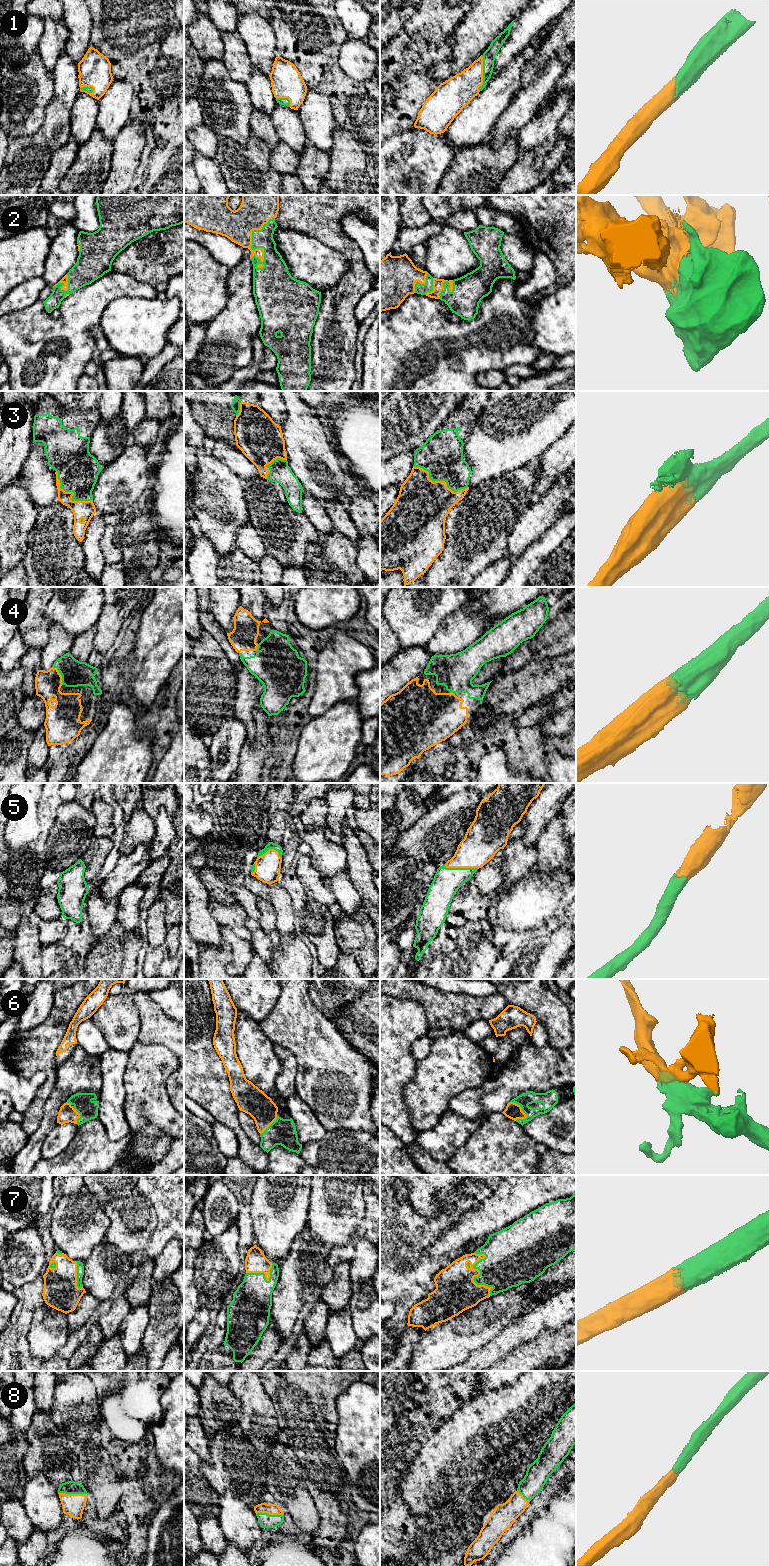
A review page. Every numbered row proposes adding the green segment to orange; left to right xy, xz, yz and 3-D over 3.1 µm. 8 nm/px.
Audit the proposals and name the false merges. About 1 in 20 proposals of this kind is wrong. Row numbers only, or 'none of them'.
none of them

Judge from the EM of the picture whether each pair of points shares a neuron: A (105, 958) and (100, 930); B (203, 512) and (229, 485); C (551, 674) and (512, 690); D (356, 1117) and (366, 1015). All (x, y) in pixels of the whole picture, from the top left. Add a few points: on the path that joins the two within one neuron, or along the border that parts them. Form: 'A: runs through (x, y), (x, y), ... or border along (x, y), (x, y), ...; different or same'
A: border along (116, 920), (114, 925), (98, 939); different
B: runs through (210, 505), (222, 492); same
C: runs through (541, 679), (522, 688); same
D: border along (359, 1052), (366, 1059); different

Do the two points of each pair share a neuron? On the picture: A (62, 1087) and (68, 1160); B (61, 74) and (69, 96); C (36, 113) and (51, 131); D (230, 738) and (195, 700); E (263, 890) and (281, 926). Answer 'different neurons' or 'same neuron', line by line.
A: different neurons
B: same neuron
C: different neurons
D: different neurons
E: same neuron

